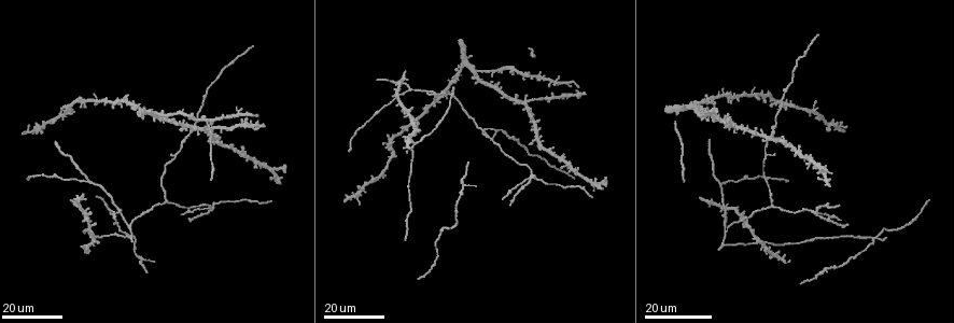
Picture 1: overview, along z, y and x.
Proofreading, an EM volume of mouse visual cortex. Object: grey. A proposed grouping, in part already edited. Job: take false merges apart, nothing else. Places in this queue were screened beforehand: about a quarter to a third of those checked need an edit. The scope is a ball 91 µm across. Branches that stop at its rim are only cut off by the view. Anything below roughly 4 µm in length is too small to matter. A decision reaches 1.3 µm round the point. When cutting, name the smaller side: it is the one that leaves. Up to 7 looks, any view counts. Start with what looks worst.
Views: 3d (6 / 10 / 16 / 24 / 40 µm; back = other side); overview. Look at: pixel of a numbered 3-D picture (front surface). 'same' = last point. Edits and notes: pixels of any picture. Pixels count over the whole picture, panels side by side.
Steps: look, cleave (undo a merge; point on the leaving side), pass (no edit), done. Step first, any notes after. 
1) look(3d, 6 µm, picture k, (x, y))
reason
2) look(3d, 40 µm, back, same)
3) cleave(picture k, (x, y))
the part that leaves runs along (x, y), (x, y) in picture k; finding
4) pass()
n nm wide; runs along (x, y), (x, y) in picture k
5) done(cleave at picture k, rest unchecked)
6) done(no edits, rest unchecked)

look(3d, 16 µm, picture 1, (816, 214))
four-way junction

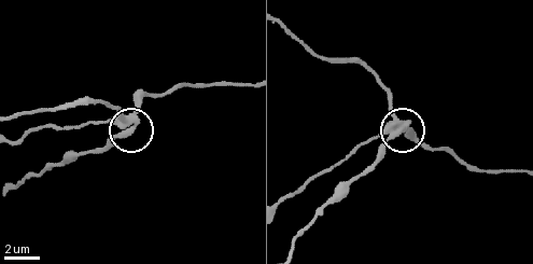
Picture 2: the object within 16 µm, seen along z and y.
look(3d, 10 µm, picture 2, (405, 125))

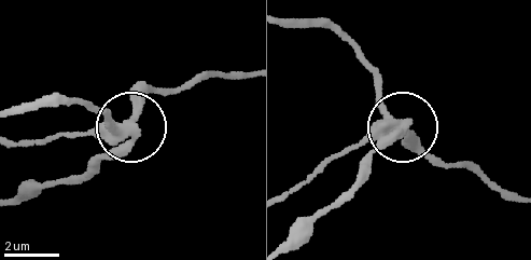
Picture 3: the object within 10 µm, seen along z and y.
cleave(picture 3, (102, 154))
the part that leaves runs along (123, 128), (14, 142) in picture 3; a second cell is stuck on

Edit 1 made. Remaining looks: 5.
look(overview)

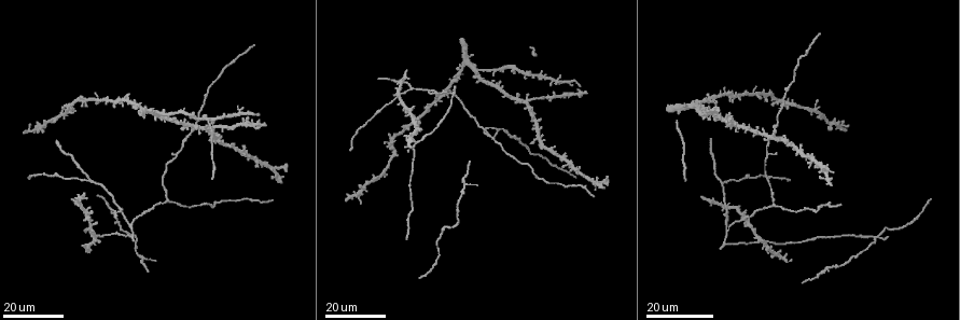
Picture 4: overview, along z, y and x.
look(3d, 24 µm, picture 4, (442, 91))
three arms meet

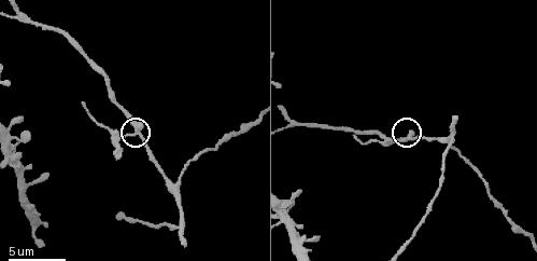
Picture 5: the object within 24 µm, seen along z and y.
look(3d, 6 µm, picture 5, (136, 130))

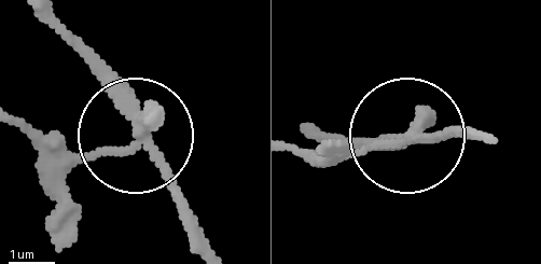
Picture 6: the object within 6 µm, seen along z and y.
cleave(picture 6, (74, 160))
the part that leaves runs along (138, 133), (72, 156), (26, 133) in picture 6; two cells meet here

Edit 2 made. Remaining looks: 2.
look(3d, 10 µm, picture 5, (289, 123))
branch point

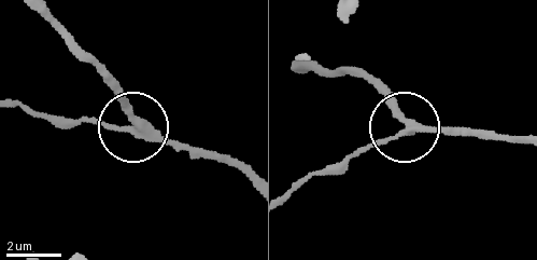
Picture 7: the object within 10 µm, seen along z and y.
look(3d, 6 µm, picture 7, (132, 127))
zoom in

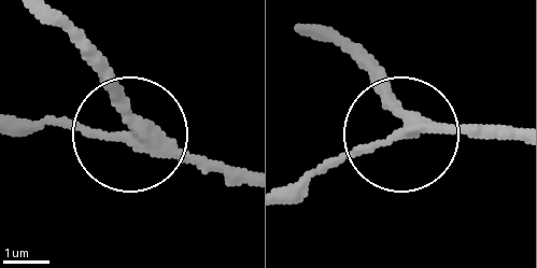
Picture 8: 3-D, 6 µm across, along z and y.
pass()
runs along (519, 140), (407, 132), (395, 94), (349, 40) in picture 8; all the same cell

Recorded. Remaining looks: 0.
done(cleave at picture 3, cleave at picture 6, rest unchecked)

